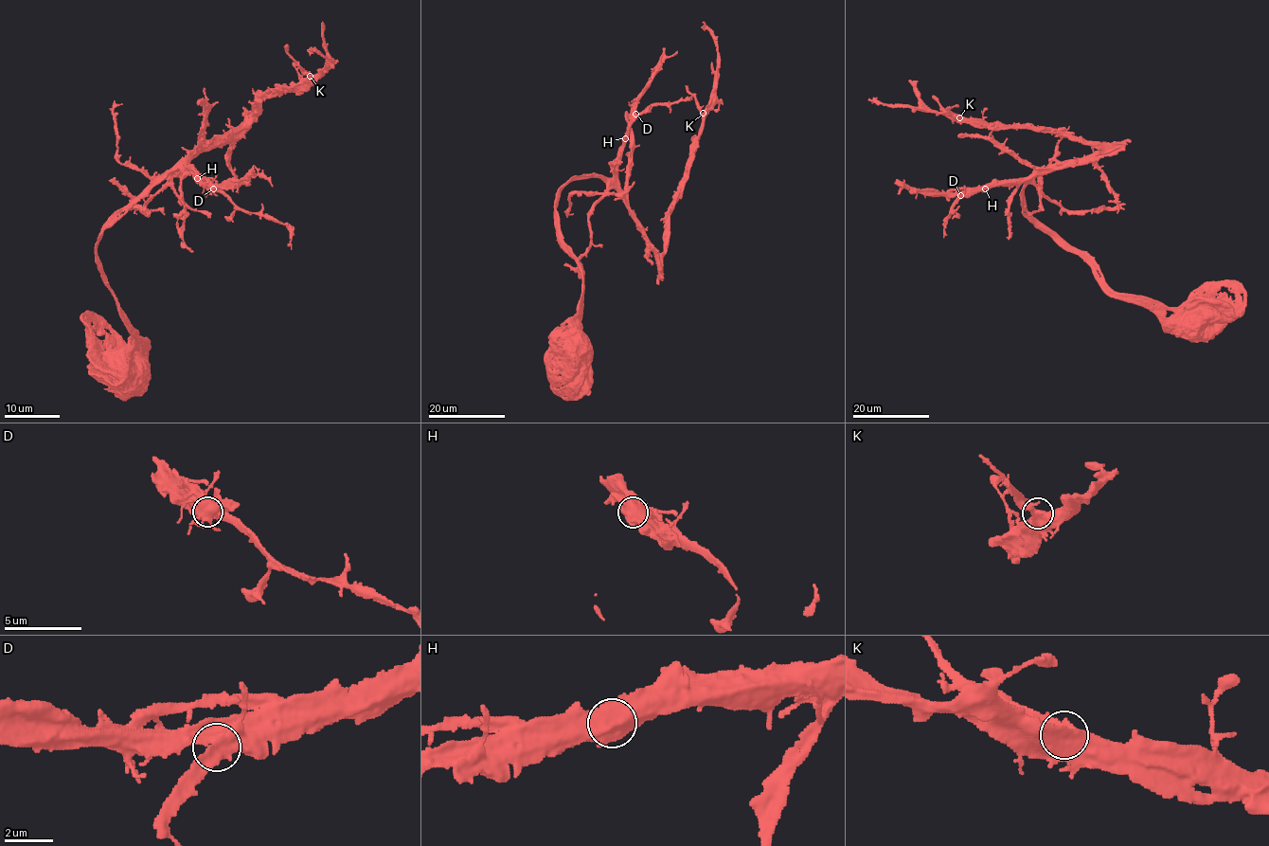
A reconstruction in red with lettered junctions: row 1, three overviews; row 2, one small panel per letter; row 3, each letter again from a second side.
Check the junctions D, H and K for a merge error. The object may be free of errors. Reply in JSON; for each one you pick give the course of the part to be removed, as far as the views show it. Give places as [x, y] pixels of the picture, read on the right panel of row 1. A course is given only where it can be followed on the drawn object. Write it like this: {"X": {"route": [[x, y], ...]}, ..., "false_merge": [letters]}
{"false_merge": []}

